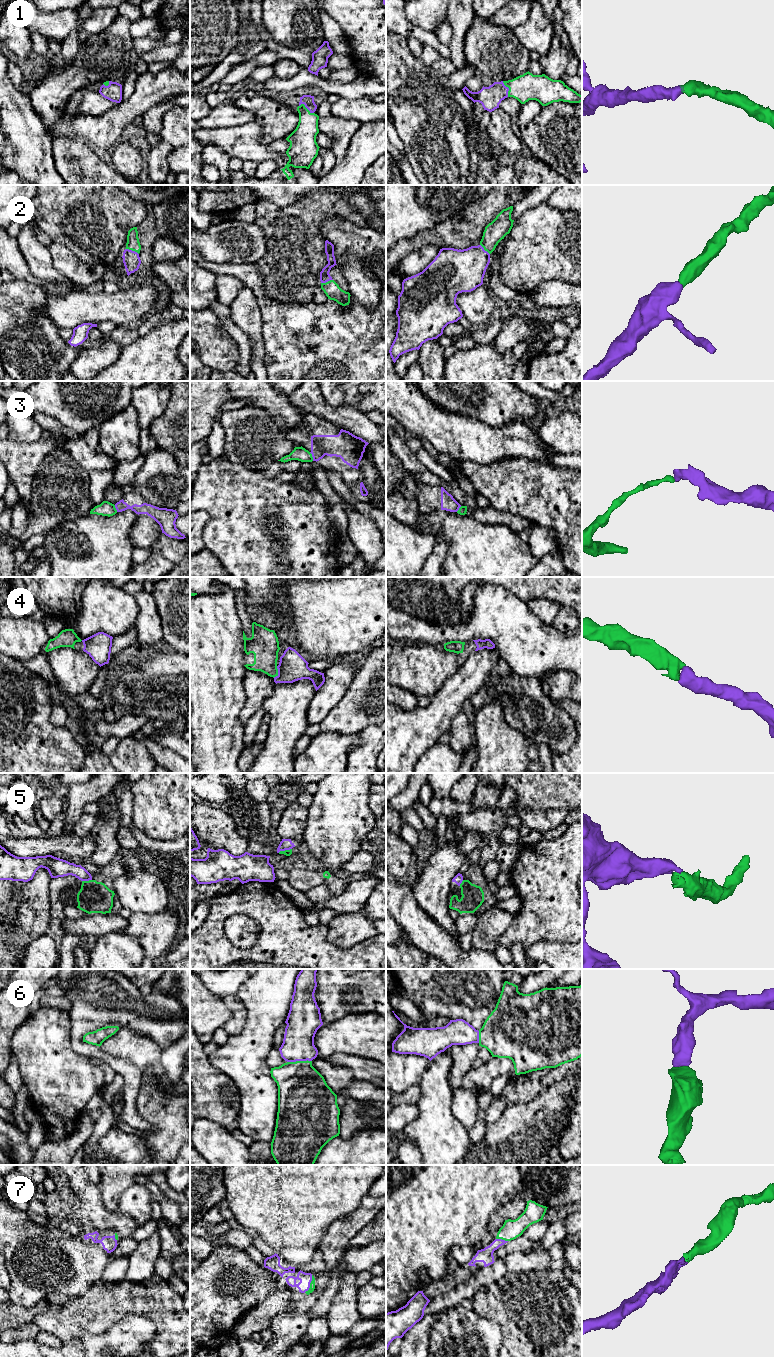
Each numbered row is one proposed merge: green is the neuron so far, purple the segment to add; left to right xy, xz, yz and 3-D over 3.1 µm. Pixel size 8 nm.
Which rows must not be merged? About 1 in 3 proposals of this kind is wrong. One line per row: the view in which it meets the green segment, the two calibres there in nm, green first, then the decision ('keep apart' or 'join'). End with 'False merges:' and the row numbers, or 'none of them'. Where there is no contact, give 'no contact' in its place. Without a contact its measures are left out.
1: meets green in xz; 200 nm thick on the green side, 90 nm on the other; join
2: meets green in xy; 100 nm thick on the green side, 140 nm on the other; join
3: meets green in xz; 110 nm thick on the green side, 180 nm on the other; keep apart
4: meets green in xz; 240 nm thick on the green side, 220 nm on the other; join
5: meets green in xy; 260 nm thick on the green side, 140 nm on the other; keep apart
6: meets green in xz; 400 nm thick on the green side, 260 nm on the other; join
7: meets green in xz; 50 nm thick on the green side, 100 nm on the other; join
False merges: 3, 5

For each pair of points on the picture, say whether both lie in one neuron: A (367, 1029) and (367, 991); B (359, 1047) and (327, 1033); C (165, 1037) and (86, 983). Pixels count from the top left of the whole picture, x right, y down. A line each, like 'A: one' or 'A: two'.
A: two
B: one
C: one

